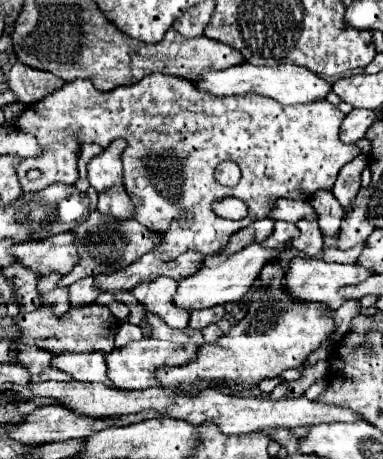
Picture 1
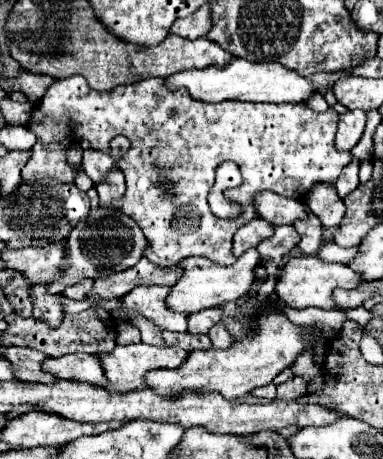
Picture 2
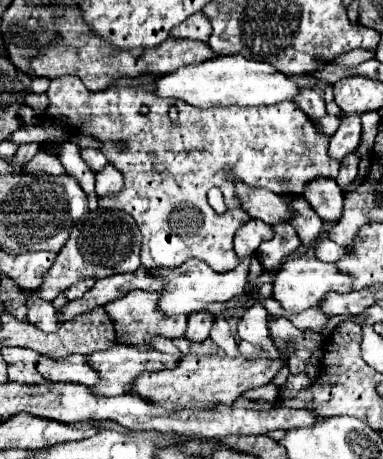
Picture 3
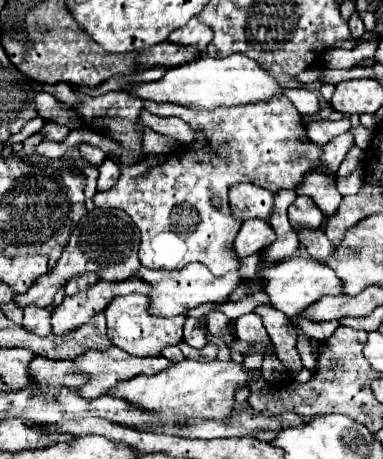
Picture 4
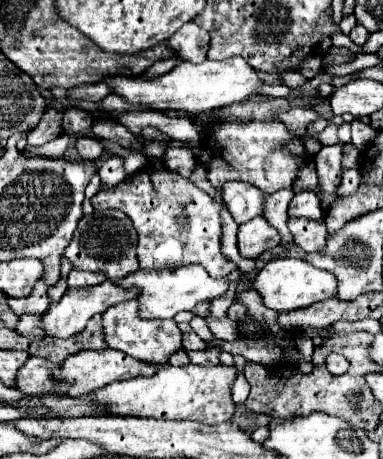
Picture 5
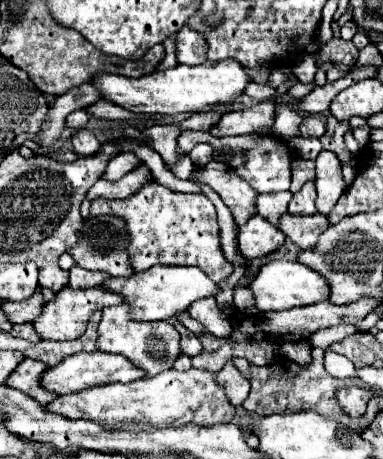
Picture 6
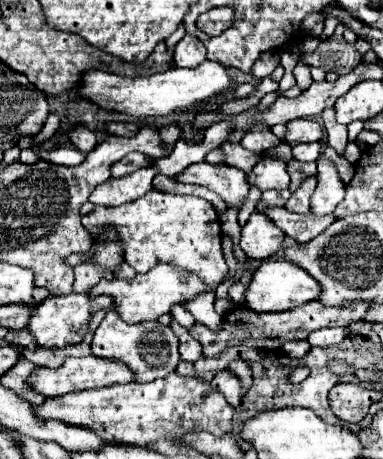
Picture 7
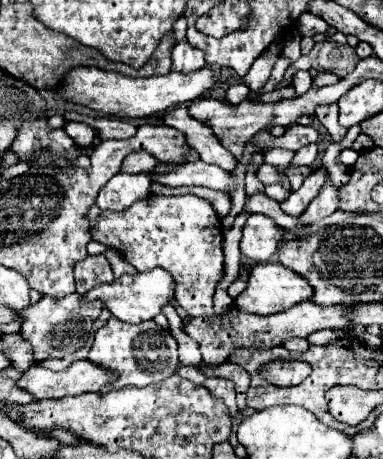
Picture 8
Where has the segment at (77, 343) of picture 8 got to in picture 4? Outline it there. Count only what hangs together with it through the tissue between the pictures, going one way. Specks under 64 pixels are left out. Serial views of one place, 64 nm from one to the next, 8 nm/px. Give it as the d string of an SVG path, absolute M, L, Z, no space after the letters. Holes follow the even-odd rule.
M128 278L120 284L116 282L96 282L86 292L76 292L72 296L64 296L64 302L52 310L50 324L52 334L64 336L78 326L86 324L94 314L102 312L114 298L128 296L128 294L148 294L152 288L142 280Z

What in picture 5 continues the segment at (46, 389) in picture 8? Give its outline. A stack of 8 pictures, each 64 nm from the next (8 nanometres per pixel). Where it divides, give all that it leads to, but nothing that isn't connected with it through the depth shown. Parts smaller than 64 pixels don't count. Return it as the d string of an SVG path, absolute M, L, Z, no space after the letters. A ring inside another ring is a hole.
M84 350L84 352L78 352L74 356L68 356L62 366L52 374L52 378L56 382L68 382L70 388L68 388L68 396L72 398L78 398L82 394L88 394L88 392L94 392L96 388L102 388L102 386L108 386L116 380L130 380L130 378L138 378L138 376L152 376L156 374L160 366L154 366L154 364L140 364L138 360L132 360L130 356L124 356L122 352L116 352L116 350Z

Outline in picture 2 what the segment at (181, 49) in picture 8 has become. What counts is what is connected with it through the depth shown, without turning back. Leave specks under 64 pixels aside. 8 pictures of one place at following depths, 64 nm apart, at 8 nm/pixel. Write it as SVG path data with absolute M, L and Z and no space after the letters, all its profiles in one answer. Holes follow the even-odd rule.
M204 4L202 8L198 8L194 14L176 20L176 24L170 28L172 34L188 38L188 40L196 40L196 38L204 38L210 30L210 12L208 12L208 4Z

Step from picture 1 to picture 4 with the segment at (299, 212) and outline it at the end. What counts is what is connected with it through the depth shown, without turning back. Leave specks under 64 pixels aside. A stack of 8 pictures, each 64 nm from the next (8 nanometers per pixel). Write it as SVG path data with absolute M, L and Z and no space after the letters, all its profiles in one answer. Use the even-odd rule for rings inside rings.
M234 184L228 190L228 202L232 216L240 222L248 218L266 220L272 212L272 192L254 184Z

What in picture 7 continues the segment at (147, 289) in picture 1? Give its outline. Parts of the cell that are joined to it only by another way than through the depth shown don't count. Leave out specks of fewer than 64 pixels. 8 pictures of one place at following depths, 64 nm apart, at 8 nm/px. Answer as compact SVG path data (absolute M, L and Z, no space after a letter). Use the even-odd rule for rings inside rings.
M108 310L106 318L94 332L92 340L92 356L118 360L134 374L134 382L152 382L156 378L164 378L176 370L180 362L178 354L178 340L172 334L170 326L162 326L160 322L140 322L140 324L126 324L116 316L114 310Z

